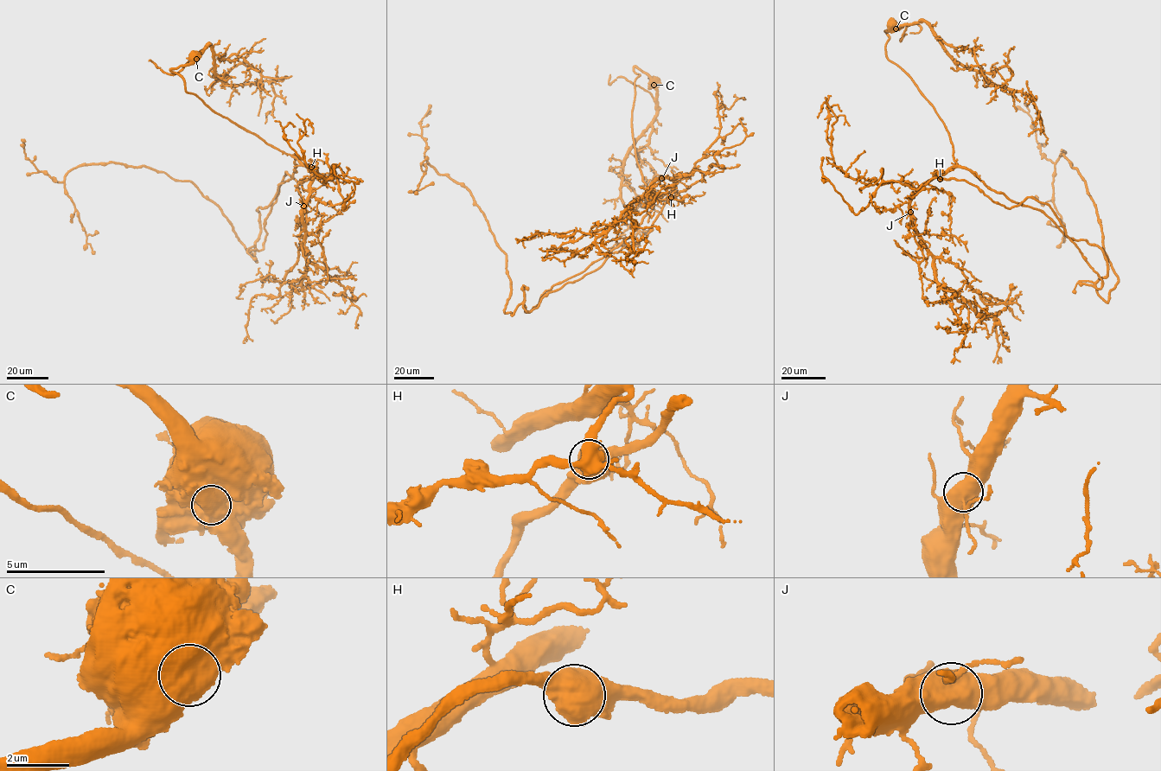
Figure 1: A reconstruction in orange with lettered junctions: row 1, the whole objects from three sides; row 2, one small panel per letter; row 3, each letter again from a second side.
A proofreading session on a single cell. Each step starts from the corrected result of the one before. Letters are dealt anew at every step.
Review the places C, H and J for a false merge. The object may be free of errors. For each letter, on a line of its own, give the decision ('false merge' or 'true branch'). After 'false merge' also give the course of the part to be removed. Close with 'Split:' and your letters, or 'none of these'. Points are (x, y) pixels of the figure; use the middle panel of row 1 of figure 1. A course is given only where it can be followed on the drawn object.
C: false merge; foreign part runs (653, 85), (657, 112), (628, 151), (621, 185), (625, 213), (637, 232), (632, 241), (608, 248)
H: true branch
J: true branch
Split: C

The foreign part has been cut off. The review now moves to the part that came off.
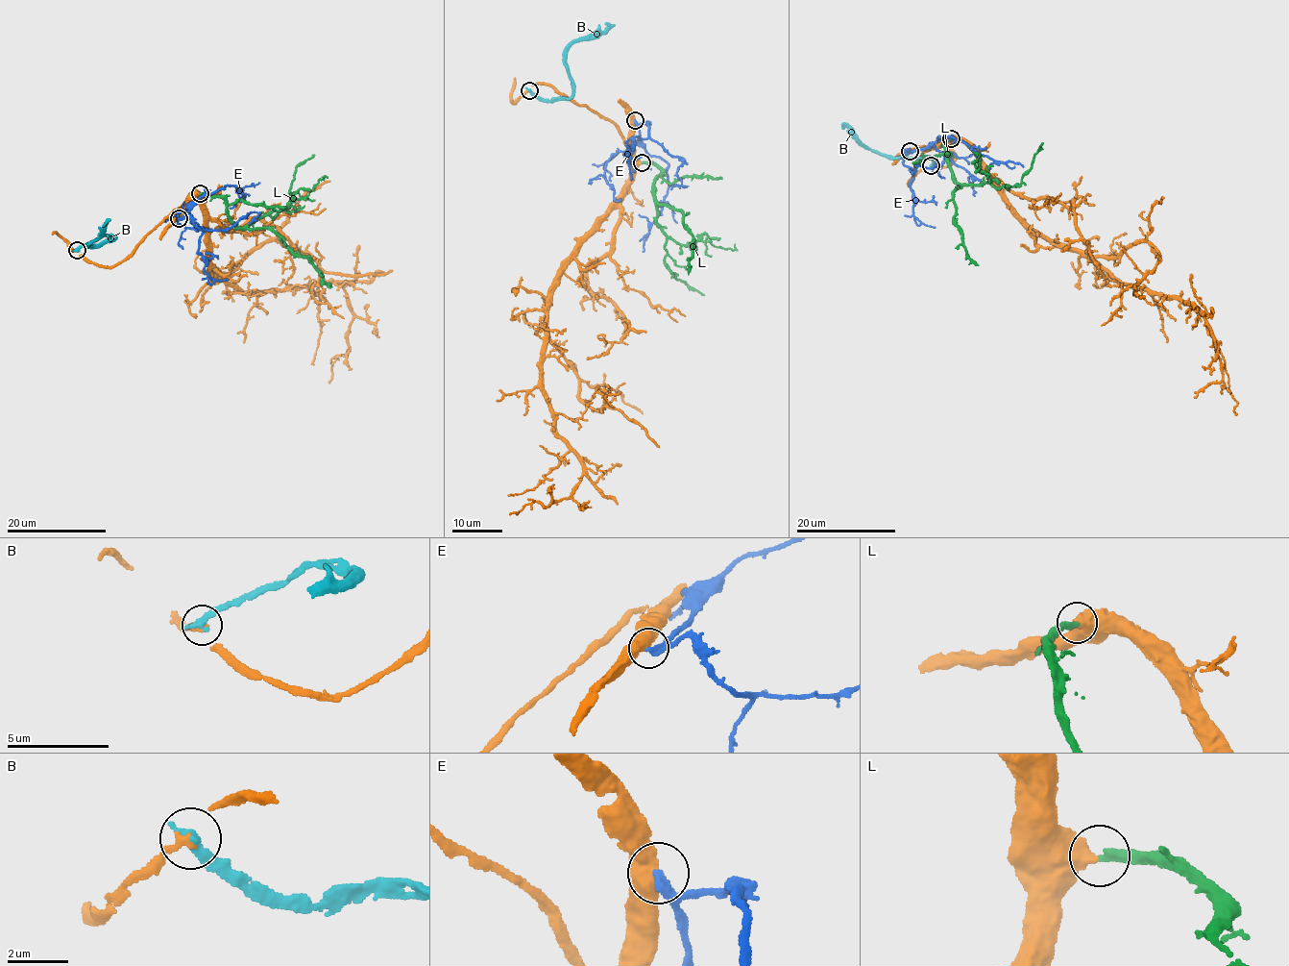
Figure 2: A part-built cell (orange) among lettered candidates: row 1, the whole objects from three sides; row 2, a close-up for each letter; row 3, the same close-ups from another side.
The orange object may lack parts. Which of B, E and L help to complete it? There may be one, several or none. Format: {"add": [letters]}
{"add": ["L"]}

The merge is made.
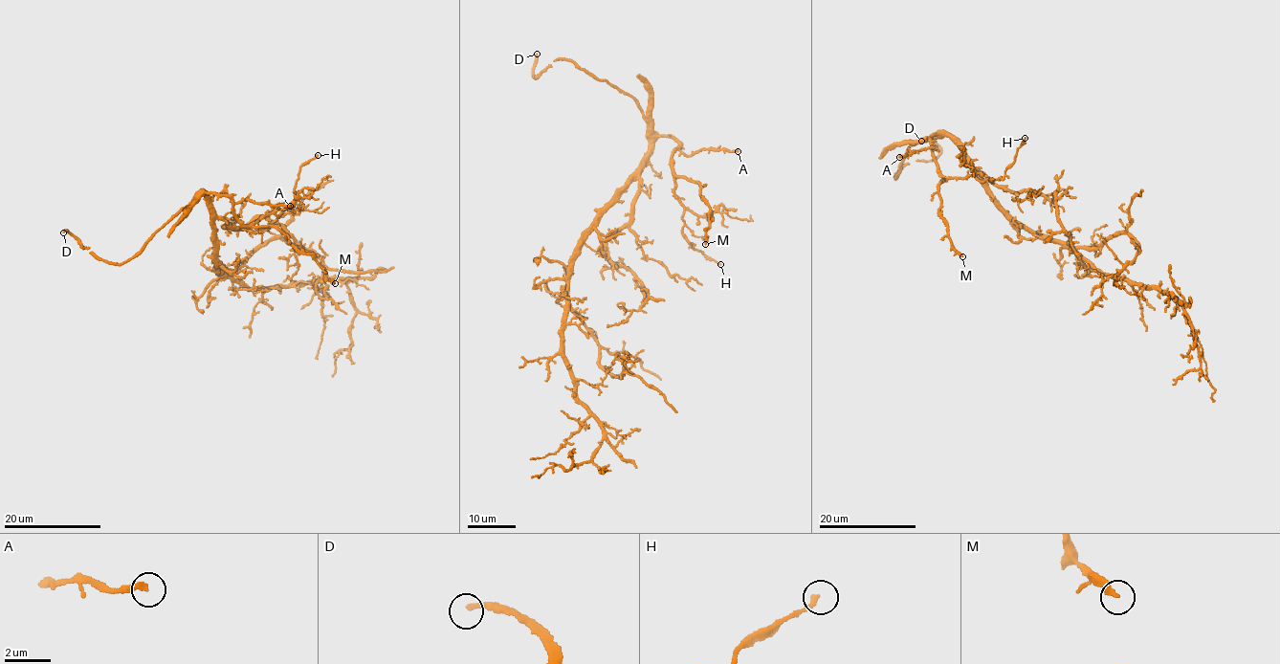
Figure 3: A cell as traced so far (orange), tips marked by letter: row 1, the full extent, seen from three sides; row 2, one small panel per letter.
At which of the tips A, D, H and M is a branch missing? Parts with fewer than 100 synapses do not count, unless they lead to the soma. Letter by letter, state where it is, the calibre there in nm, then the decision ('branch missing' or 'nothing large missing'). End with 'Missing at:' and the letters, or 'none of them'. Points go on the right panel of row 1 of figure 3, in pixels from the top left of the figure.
A: (899, 157) | 240 nm | nothing large missing
D: (921, 141) | 200 nm | branch missing
H: (1025, 138) | 190 nm | nothing large missing
M: (962, 256) | 280 nm | nothing large missing
Missing at: D

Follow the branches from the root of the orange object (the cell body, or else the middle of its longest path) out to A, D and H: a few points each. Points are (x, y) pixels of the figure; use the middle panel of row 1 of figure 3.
A: (582, 234), (637, 175), (650, 145), (659, 136), (675, 137), (679, 149), (688, 155), (702, 148), (738, 151)
D: (582, 234), (638, 173), (649, 148), (647, 121), (638, 101), (571, 60), (555, 60), (536, 77), (537, 54)
H: (582, 234), (637, 175), (651, 143), (675, 137), (682, 234), (720, 264)

